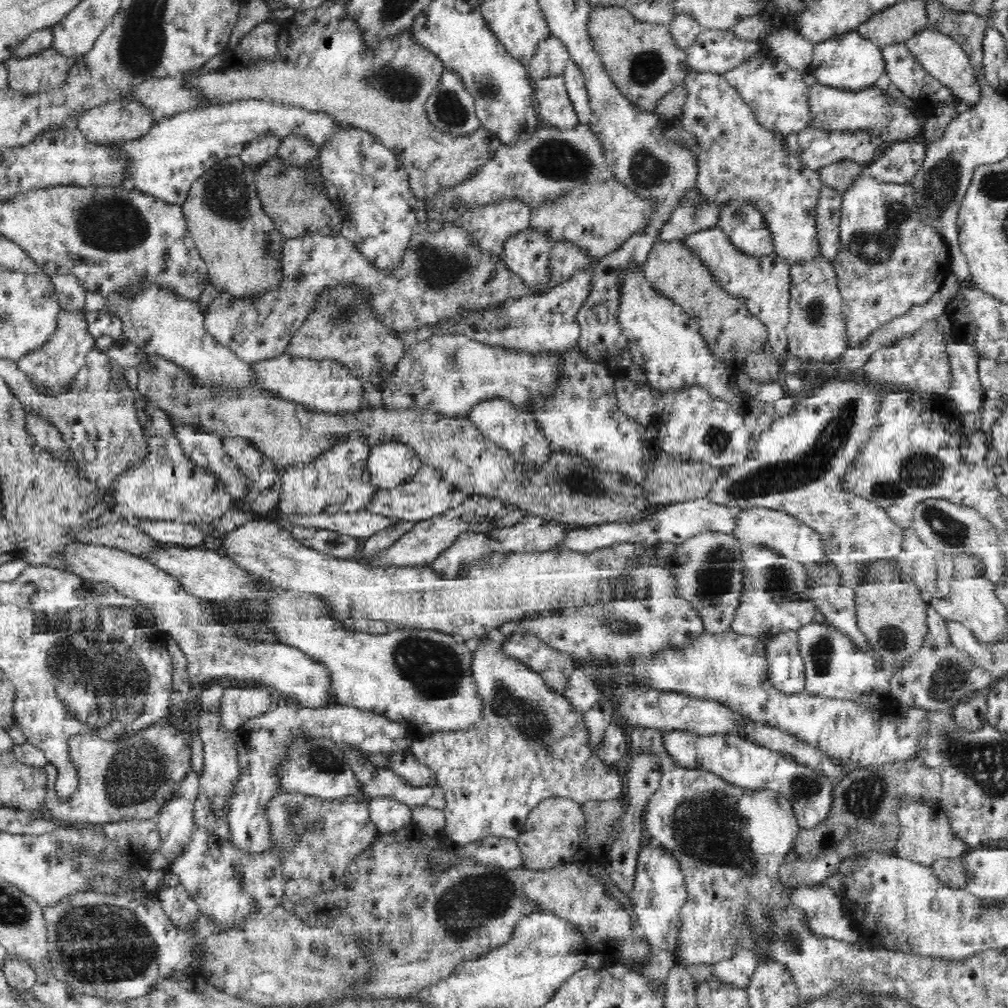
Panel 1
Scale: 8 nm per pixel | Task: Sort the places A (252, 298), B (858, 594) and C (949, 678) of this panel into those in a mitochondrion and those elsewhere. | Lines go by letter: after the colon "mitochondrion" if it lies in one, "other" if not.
A: other
B: other
C: mitochondrion

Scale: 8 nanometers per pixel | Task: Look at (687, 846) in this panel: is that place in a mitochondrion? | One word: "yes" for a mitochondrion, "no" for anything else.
yes

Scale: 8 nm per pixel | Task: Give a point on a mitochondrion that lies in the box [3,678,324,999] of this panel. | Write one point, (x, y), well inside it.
(96, 942)

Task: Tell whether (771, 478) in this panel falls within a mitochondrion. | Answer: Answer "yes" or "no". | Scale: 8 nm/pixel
yes

